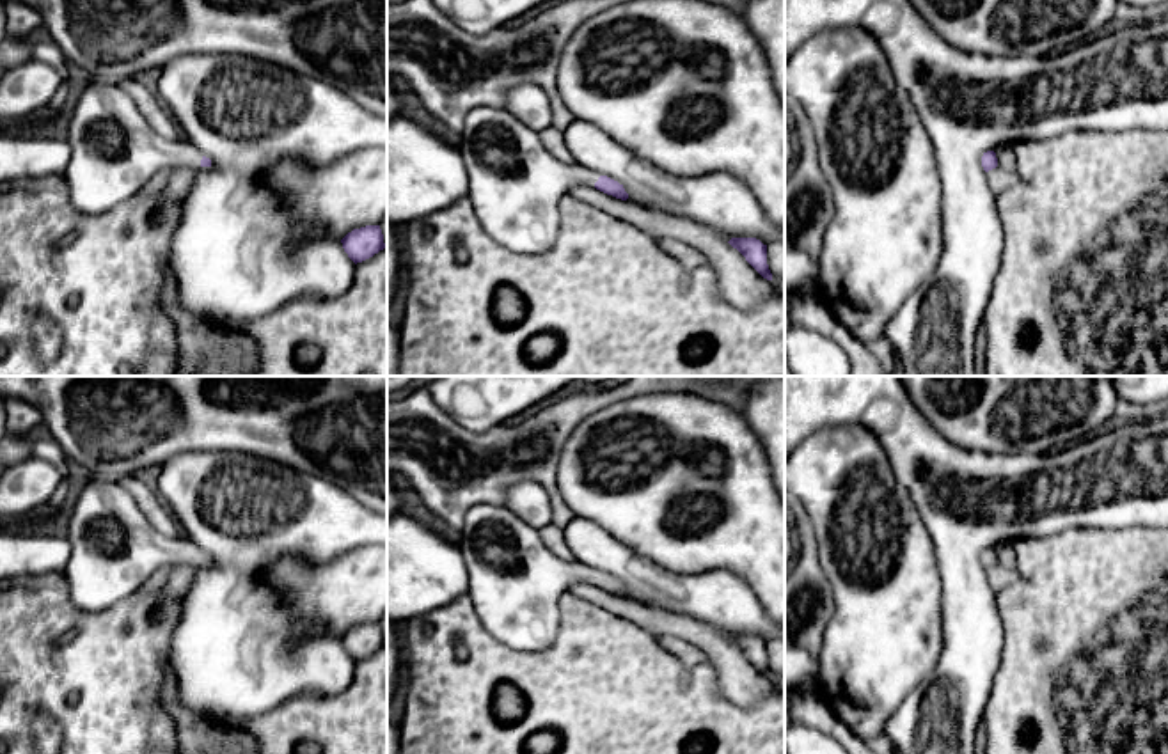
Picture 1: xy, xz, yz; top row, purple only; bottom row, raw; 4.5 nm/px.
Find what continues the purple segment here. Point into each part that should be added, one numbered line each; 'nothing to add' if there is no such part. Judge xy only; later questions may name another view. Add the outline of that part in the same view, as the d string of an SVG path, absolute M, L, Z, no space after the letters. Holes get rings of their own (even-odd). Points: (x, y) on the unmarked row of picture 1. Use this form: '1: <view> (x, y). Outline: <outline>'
1: xy (114, 549). Outline: M87 481L69 518L71 557L64 568L71 601L87 612L112 609L137 593L162 566L201 566L202 550L186 536L167 538L144 516L121 481Z

